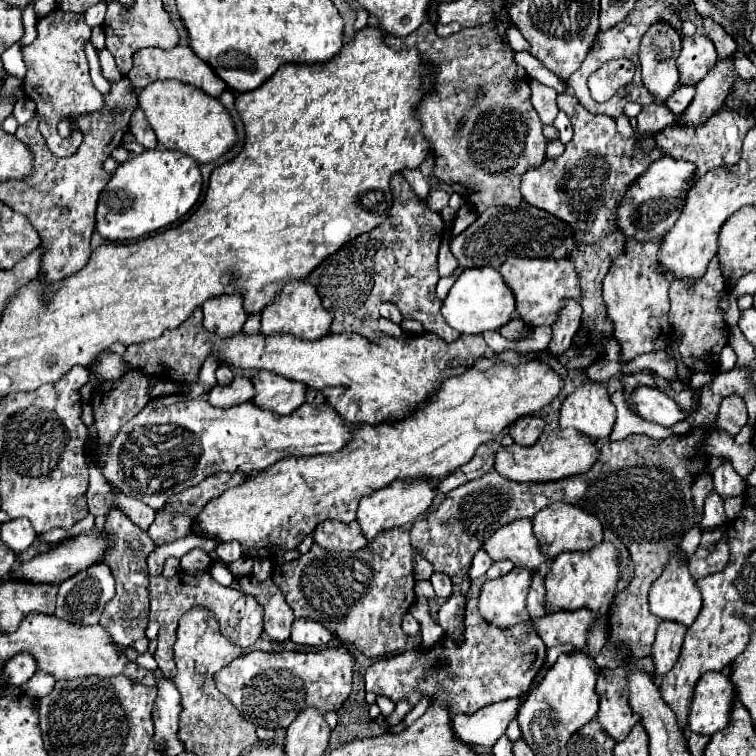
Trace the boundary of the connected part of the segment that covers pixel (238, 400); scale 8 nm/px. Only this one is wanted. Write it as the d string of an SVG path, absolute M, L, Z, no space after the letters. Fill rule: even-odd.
M237 376L229 386L215 386L209 392L209 404L219 408L231 408L255 398L255 388L247 376Z

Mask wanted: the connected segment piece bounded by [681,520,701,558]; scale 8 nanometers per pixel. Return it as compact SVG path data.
M697 520L697 522L695 522L695 526L693 526L693 528L689 528L689 530L685 532L683 540L681 540L681 548L685 550L687 558L689 558L689 556L693 556L695 548L699 546L699 540L701 540L701 530L699 530L699 520Z

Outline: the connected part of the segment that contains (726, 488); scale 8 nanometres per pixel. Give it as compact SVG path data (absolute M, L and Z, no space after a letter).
M723 460L723 464L713 470L713 482L715 482L715 490L719 494L723 494L725 498L727 496L741 496L747 488L745 480L733 470L729 460Z

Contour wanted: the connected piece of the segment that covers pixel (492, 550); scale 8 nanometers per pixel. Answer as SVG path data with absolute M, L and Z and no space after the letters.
M515 520L499 528L485 544L483 550L493 560L511 560L515 566L537 570L547 558L539 548L539 540L533 534L531 520Z

